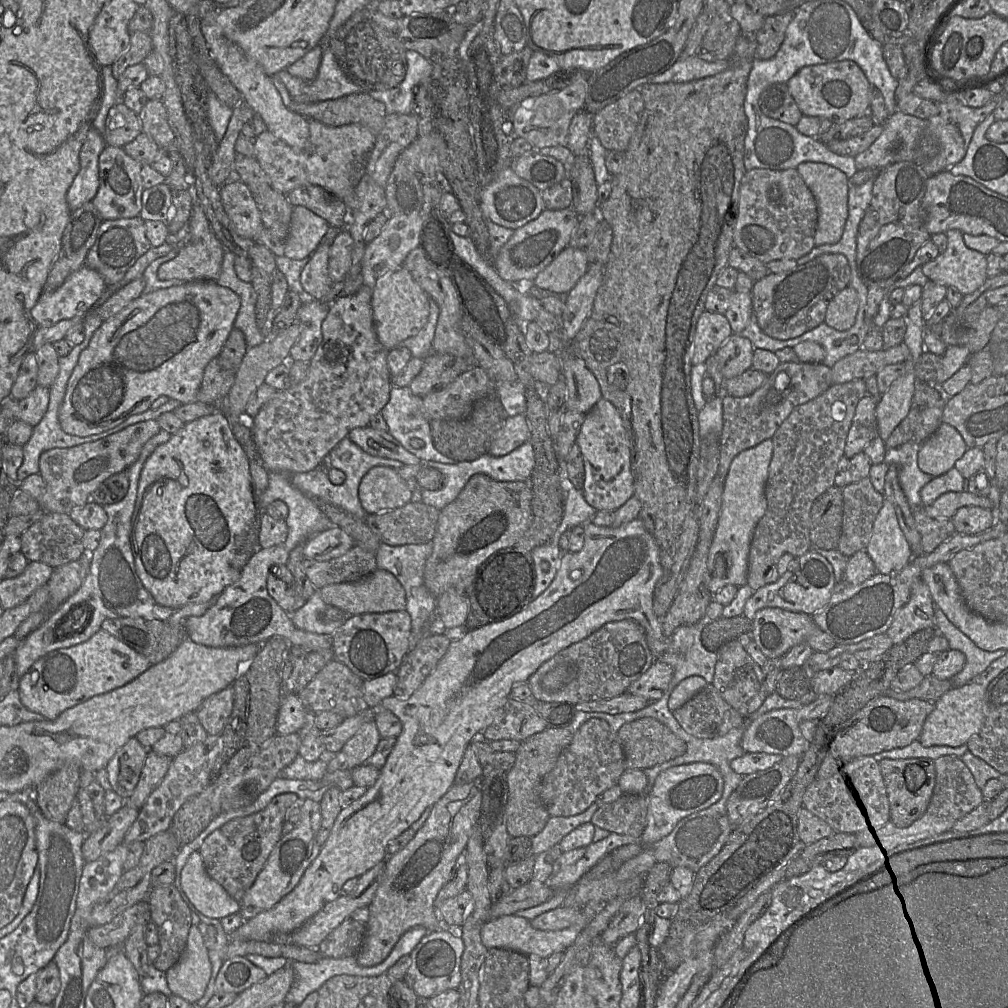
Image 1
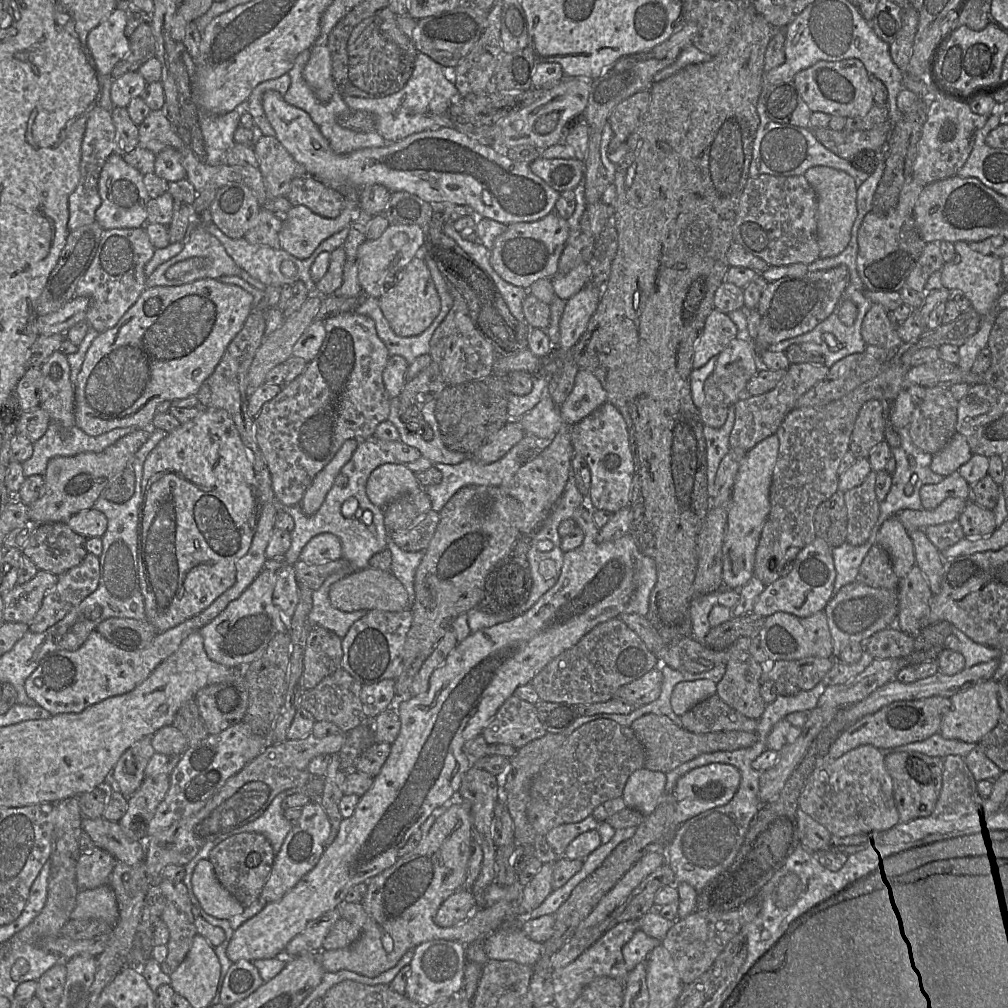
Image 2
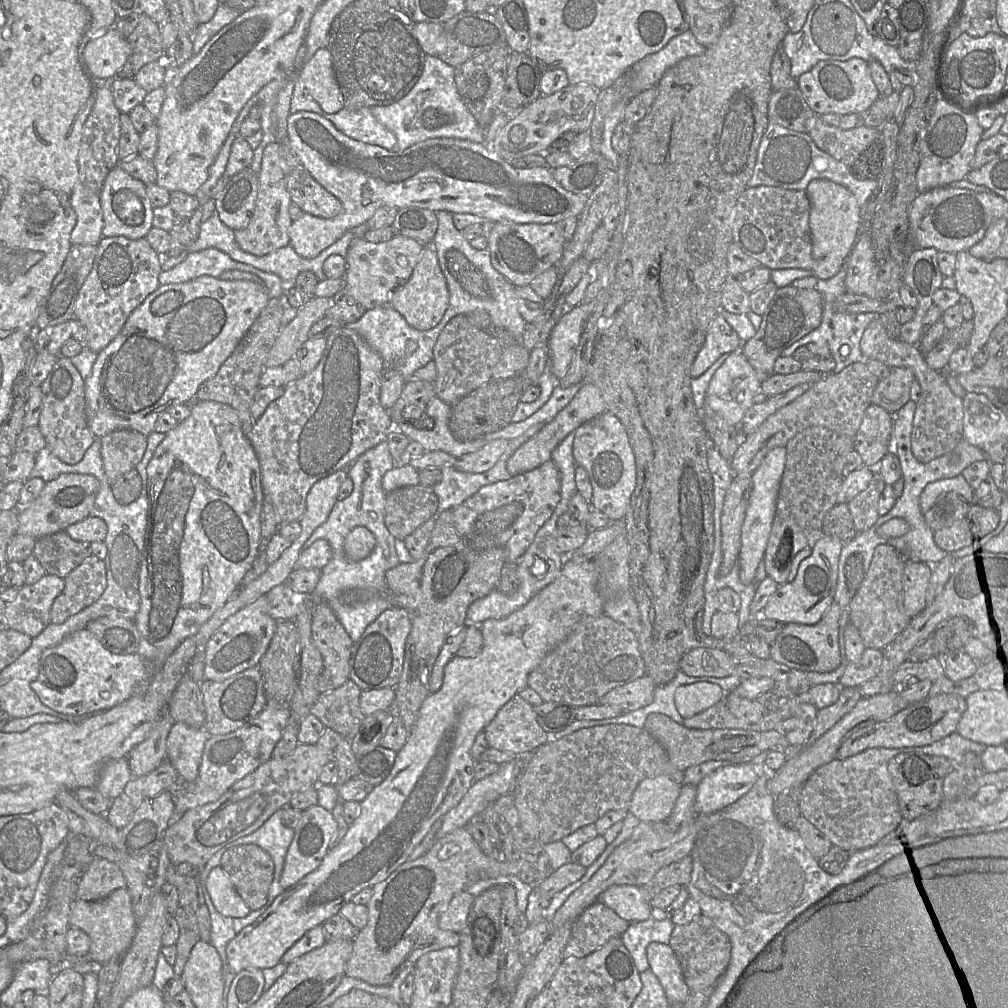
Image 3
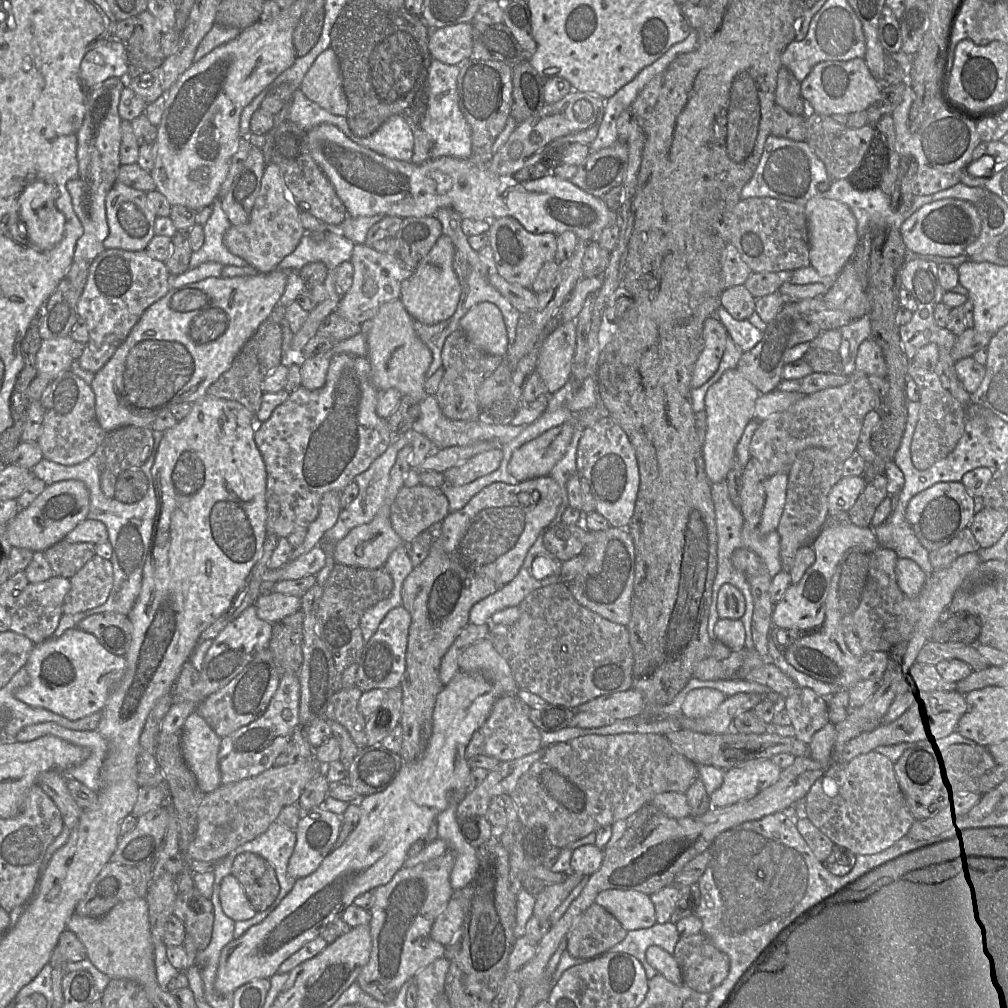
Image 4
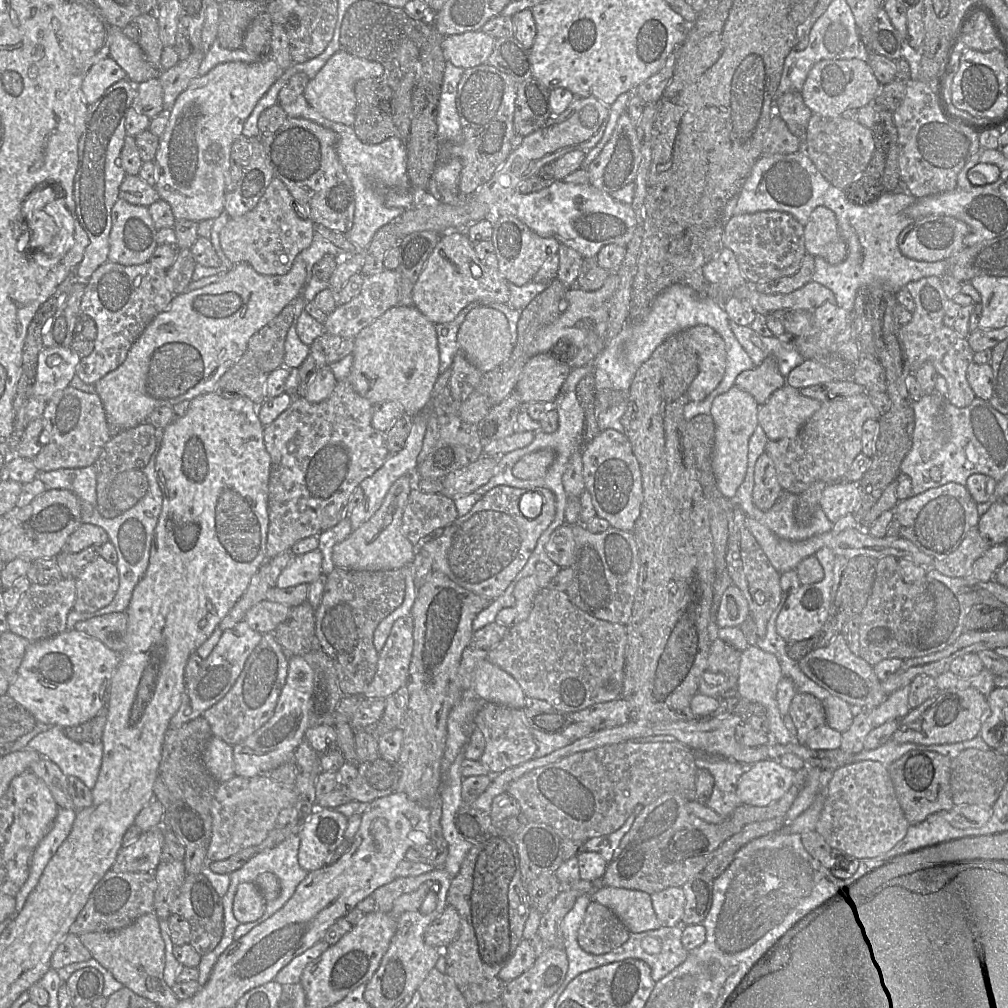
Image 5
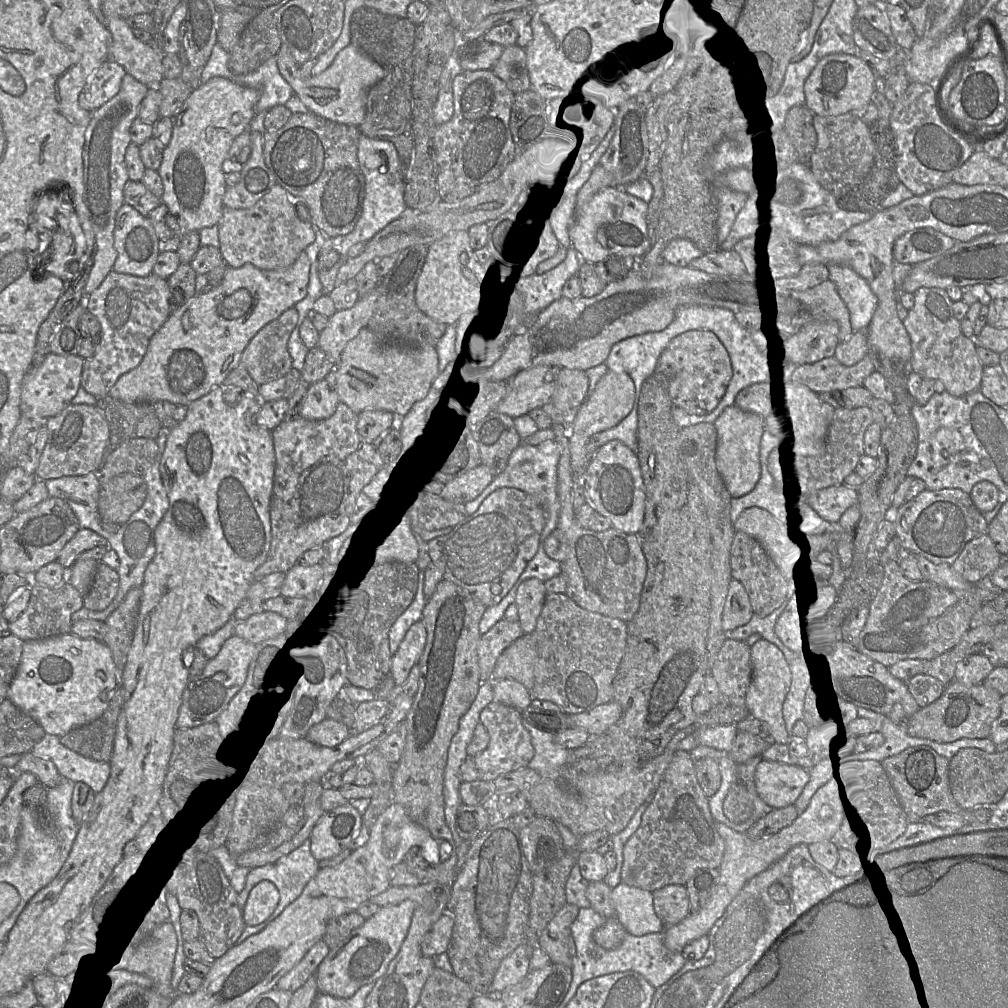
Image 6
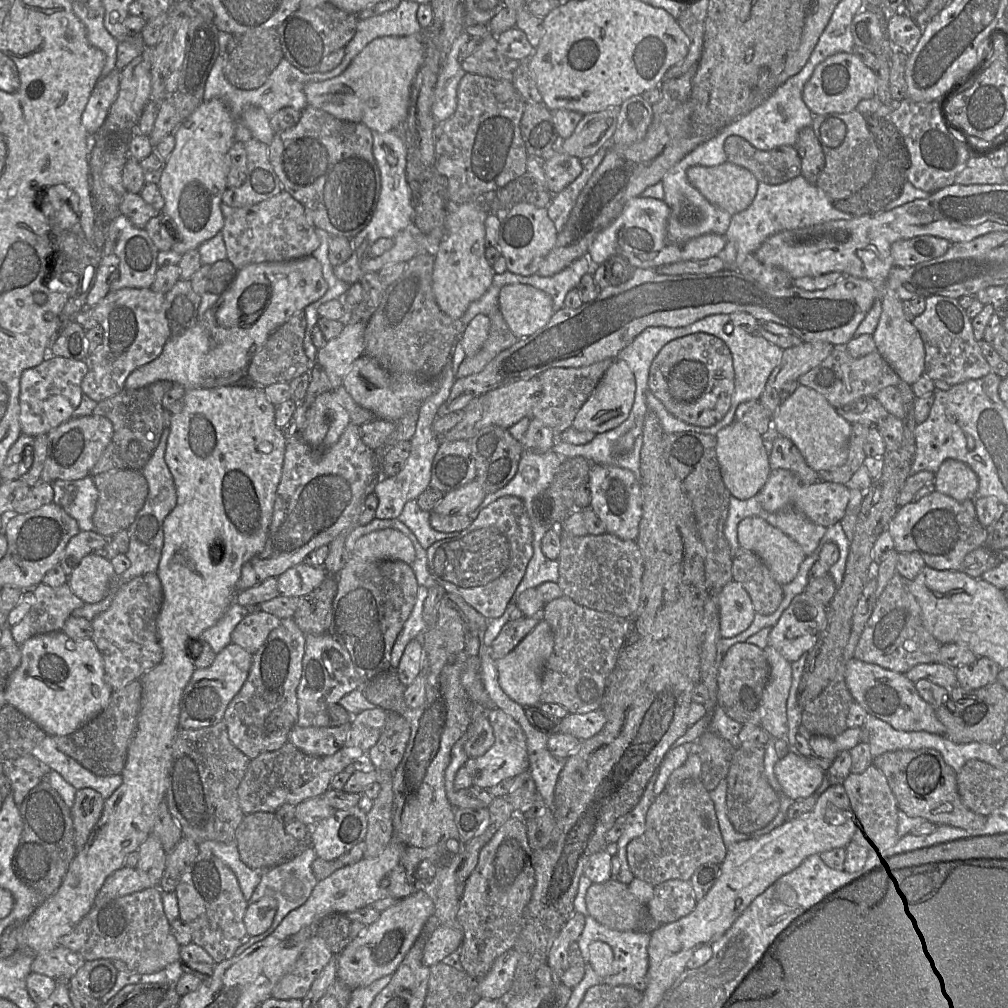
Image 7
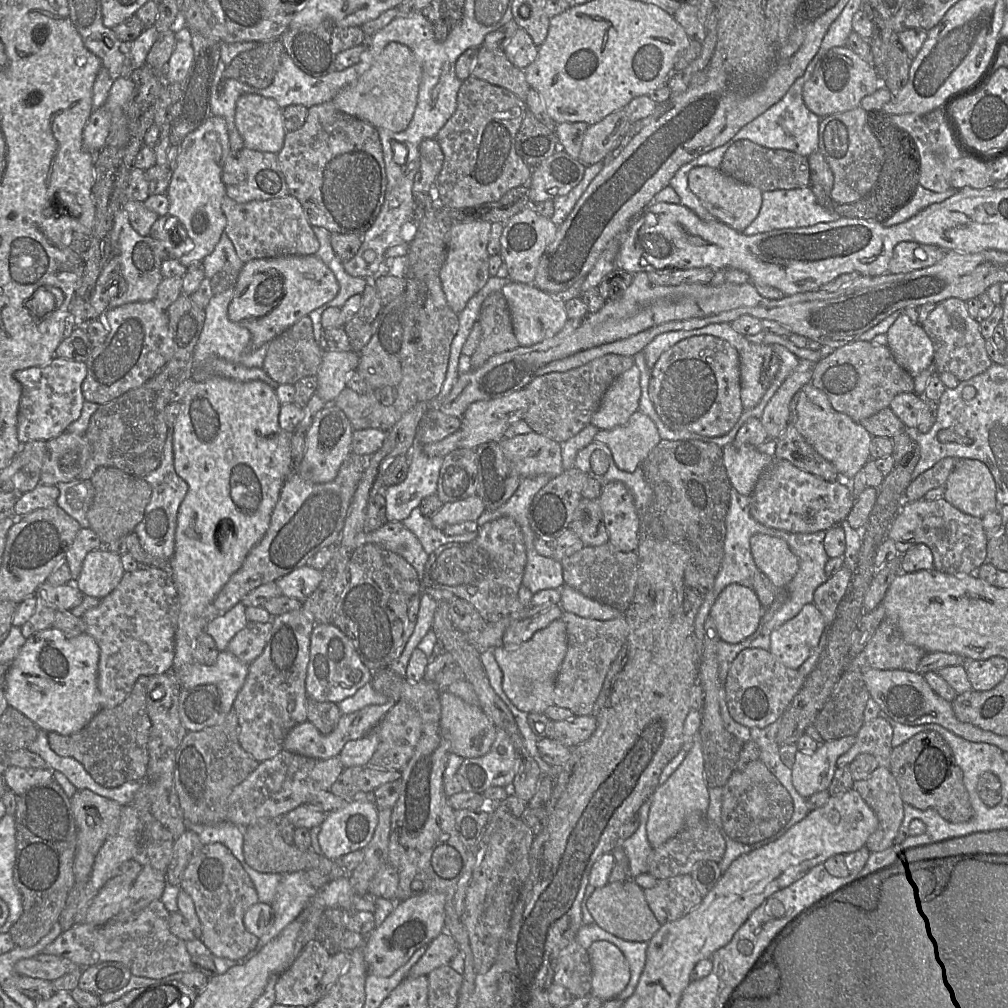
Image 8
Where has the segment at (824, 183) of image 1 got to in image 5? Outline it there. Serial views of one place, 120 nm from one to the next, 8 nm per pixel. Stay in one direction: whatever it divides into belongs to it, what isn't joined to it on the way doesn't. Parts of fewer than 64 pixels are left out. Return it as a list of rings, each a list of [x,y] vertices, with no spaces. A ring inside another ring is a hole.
[[[818,206],[813,210],[805,225],[805,247],[808,254],[821,256],[833,265],[846,258],[848,247],[831,209]]]

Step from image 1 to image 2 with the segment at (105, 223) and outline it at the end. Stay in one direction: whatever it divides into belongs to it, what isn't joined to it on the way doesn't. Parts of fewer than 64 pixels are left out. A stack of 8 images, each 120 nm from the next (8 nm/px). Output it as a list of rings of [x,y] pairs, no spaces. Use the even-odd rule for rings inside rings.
[[[145,227],[104,230],[94,259],[77,284],[76,297],[89,299],[85,321],[99,333],[114,327],[146,289],[144,268],[155,247]]]

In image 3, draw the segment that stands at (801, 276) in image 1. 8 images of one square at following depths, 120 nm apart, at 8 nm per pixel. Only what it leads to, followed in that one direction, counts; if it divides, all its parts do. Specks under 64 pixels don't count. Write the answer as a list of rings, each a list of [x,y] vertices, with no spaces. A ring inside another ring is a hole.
[[[793,285],[778,288],[766,312],[760,328],[749,341],[742,343],[742,352],[763,382],[774,373],[774,363],[790,345],[818,328],[823,317],[823,299],[816,288],[800,289]]]

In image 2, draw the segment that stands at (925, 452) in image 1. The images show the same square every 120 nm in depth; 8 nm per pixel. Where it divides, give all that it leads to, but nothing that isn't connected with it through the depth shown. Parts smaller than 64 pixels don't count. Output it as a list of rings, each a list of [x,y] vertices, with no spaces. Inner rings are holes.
[[[955,433],[944,449],[932,456],[930,468],[934,473],[946,477],[969,461],[972,455],[965,437]]]

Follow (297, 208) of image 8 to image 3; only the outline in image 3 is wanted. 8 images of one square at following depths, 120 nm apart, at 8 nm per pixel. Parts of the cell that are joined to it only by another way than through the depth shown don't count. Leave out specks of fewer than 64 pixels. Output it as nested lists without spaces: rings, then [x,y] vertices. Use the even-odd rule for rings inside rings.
[[[276,141],[266,146],[263,152],[262,166],[258,173],[259,190],[254,216],[248,227],[234,230],[238,246],[245,252],[263,256],[279,248],[290,245],[289,228],[293,222],[289,207],[292,203],[286,186],[284,159],[281,142]]]

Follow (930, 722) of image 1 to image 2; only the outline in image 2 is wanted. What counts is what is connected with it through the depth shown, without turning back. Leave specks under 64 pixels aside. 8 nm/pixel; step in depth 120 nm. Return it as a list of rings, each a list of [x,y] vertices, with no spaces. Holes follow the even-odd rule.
[[[993,677],[954,695],[950,700],[950,709],[943,716],[939,730],[945,739],[979,744],[1000,721],[998,682]]]

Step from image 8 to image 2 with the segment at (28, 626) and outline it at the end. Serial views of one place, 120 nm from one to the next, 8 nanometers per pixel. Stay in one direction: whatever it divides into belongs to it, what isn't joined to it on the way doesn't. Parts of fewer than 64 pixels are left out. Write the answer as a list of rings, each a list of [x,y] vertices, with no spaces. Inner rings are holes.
[[[38,570],[28,582],[16,584],[2,593],[4,621],[29,625],[39,611],[44,596],[55,587],[57,581],[57,575]]]

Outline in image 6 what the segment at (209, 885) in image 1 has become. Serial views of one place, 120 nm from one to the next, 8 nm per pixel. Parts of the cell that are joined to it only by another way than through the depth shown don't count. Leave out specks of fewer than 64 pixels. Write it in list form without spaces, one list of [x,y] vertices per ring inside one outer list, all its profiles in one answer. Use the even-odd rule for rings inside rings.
[[[262,881],[249,893],[242,909],[242,918],[246,926],[256,926],[265,921],[275,910],[279,901],[279,892],[273,883]]]

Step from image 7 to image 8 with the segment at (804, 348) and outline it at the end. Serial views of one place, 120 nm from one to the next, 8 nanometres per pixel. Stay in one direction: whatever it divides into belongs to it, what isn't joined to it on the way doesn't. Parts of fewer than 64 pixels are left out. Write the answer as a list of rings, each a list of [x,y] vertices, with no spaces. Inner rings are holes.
[[[800,360],[767,403],[760,420],[768,439],[776,440],[789,425],[790,402],[804,385],[811,383],[815,365],[810,360]]]

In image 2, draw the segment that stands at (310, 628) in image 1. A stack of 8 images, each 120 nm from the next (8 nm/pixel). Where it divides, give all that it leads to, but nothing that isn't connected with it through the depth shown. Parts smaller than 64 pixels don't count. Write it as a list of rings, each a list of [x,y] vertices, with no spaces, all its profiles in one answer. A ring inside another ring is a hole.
[[[324,584],[322,588],[312,591],[312,608],[308,614],[308,623],[310,626],[324,627],[343,638],[351,625],[368,611],[344,612],[333,607],[329,600],[329,587],[326,585],[331,584]]]

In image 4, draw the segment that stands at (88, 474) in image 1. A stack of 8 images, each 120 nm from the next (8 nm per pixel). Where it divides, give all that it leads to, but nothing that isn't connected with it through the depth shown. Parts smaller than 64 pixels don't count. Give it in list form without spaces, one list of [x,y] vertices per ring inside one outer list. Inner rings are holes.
[[[64,480],[46,485],[34,501],[24,509],[19,509],[7,523],[7,538],[12,547],[44,552],[63,540],[80,522],[87,519],[90,495],[86,485],[79,480]]]

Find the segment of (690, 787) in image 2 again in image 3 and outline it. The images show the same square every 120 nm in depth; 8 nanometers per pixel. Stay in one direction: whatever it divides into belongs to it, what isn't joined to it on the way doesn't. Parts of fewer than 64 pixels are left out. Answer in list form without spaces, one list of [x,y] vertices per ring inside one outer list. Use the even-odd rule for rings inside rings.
[[[751,762],[717,768],[696,786],[694,809],[699,815],[709,815],[733,804],[744,796],[758,779]]]

